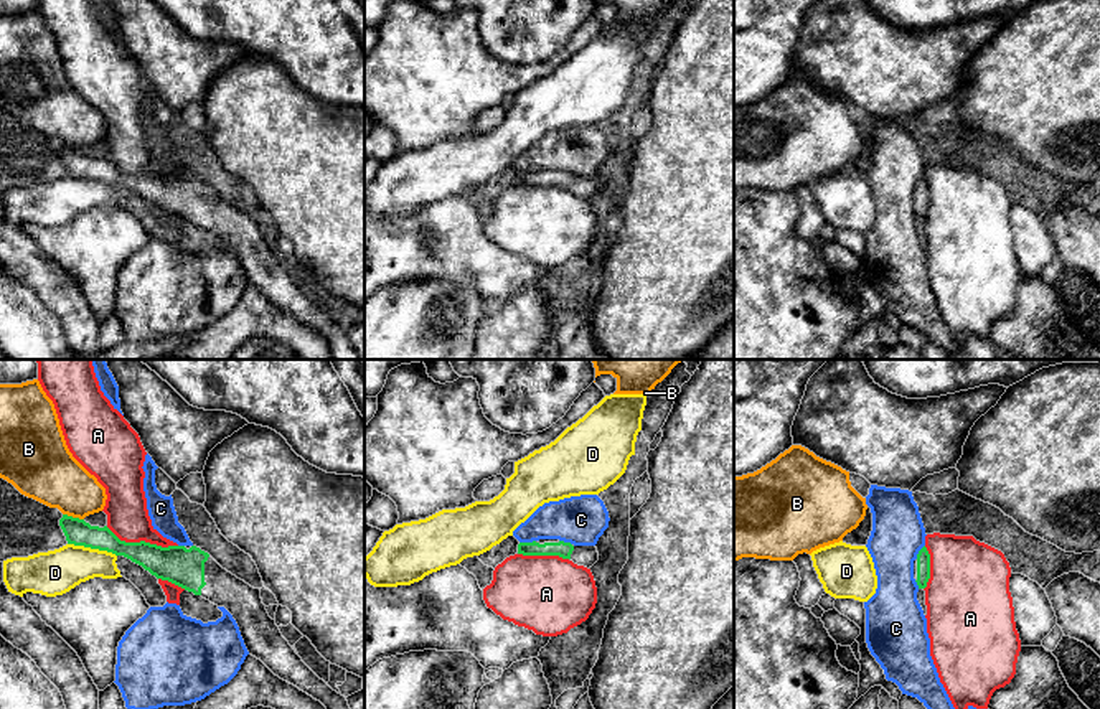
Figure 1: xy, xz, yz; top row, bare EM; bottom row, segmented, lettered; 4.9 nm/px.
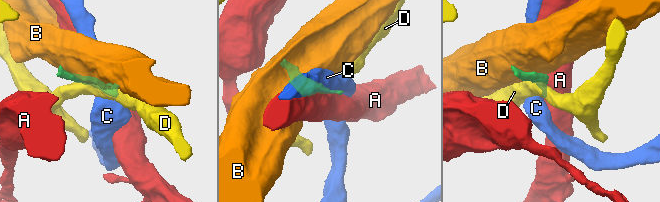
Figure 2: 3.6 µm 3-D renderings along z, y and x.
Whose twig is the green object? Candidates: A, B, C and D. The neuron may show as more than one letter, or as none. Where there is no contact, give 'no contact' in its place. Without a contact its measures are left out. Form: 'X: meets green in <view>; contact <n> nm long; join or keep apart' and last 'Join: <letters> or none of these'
A: meets green in xy; contact 360 nm long; keep apart
B: meets green in xy; contact 110 nm long; keep apart
C: meets green in xz; contact 80 nm long; keep apart
D: meets green in xy; contact 240 nm long; keep apart
Join: none of these

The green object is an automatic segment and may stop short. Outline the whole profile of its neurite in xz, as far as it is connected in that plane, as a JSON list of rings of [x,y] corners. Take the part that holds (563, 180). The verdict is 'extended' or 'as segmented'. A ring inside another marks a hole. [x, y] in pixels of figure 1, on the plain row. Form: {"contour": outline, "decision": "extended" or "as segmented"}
{"contour": [[[539,170],[533,173],[519,173],[518,185],[523,186],[559,186],[577,196],[592,198],[599,191],[595,176],[574,176],[559,170]]], "decision": "extended"}

